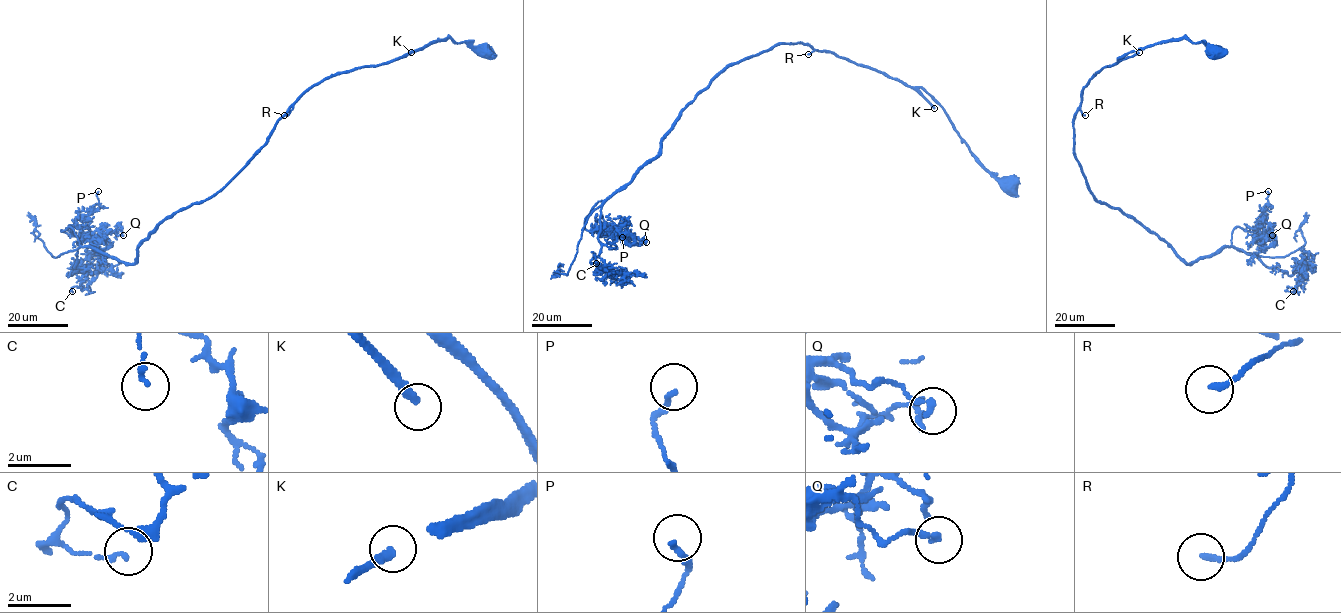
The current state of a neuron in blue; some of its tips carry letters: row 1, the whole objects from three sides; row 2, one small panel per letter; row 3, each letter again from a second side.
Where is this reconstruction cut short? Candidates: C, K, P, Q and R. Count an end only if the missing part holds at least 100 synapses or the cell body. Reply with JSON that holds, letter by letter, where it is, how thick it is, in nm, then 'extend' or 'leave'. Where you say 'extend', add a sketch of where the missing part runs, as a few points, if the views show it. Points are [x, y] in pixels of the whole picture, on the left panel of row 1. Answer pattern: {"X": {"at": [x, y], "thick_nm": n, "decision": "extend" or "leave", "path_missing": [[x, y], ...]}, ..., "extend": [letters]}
{"C": {"at": [72, 291], "thick_nm": 150, "decision": "leave"}, "K": {"at": [411, 52], "thick_nm": 240, "decision": "extend", "path_missing": [[411, 52], [428, 26], [445, 72], [336, 200], [316, 215], [292, 212], [309, 224], [309, 238]]}, "P": {"at": [98, 191], "thick_nm": 170, "decision": "leave"}, "Q": {"at": [123, 235], "thick_nm": 140, "decision": "leave"}, "R": {"at": [284, 115], "thick_nm": 170, "decision": "leave"}, "extend": ["K"]}

